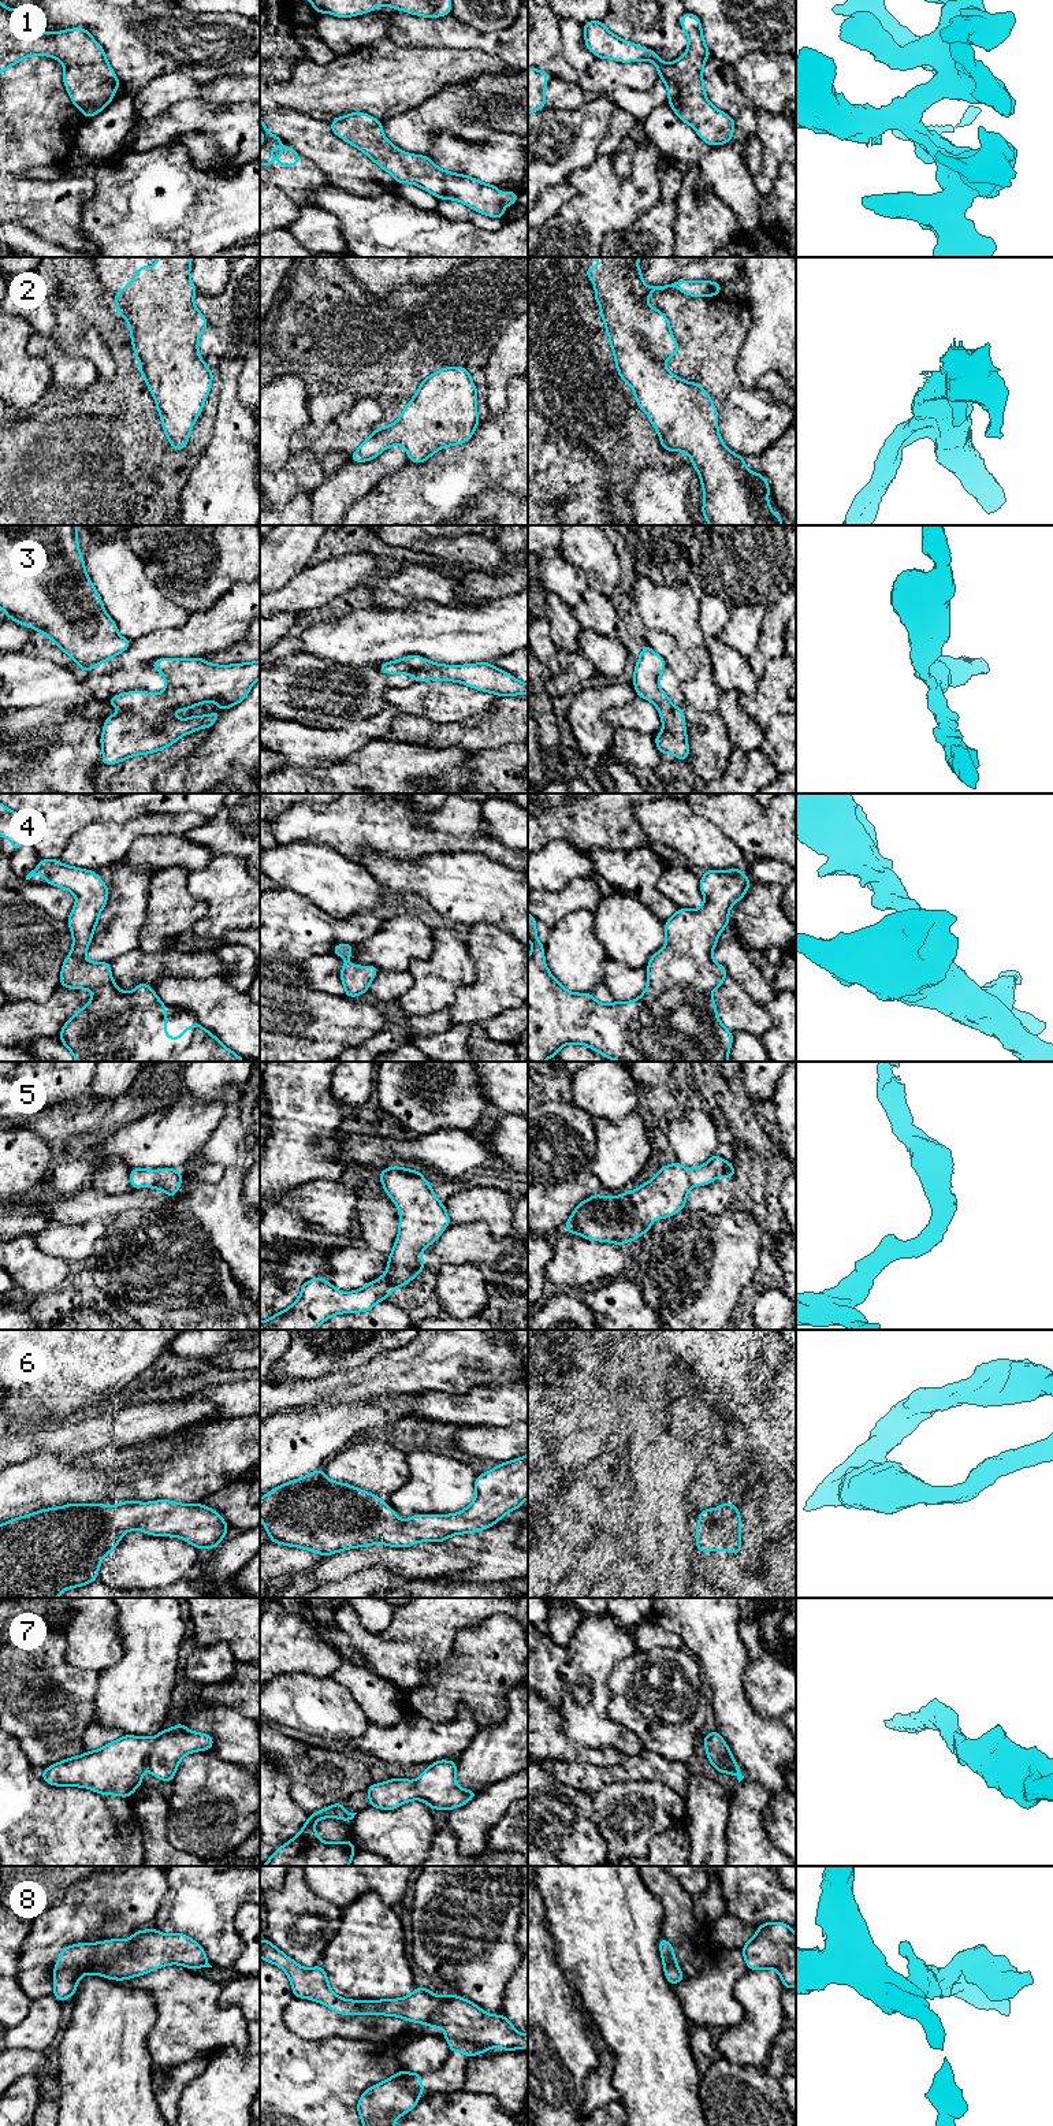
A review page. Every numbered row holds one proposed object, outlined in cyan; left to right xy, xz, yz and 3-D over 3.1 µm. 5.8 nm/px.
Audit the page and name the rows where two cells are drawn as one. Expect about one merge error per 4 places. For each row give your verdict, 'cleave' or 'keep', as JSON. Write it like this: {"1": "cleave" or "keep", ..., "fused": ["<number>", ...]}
{"1": "keep", "2": "keep", "3": "keep", "4": "keep", "5": "keep", "6": "keep", "7": "keep", "8": "keep", "fused": []}

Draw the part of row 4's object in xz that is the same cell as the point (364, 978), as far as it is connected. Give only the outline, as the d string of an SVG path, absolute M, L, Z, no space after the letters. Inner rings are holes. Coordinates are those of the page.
M338 944L332 948L331 952L345 959L345 964L341 969L341 981L345 986L345 995L349 997L356 997L368 992L368 988L379 969L376 966L349 964L347 959L353 954L351 944Z

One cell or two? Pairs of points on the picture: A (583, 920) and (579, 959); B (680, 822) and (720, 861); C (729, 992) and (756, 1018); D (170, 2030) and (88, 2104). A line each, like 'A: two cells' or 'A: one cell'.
A: one cell
B: one cell
C: one cell
D: two cells

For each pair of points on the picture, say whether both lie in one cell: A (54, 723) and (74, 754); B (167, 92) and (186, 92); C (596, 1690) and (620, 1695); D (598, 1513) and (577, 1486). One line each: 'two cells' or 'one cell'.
A: one cell
B: one cell
C: two cells
D: one cell

